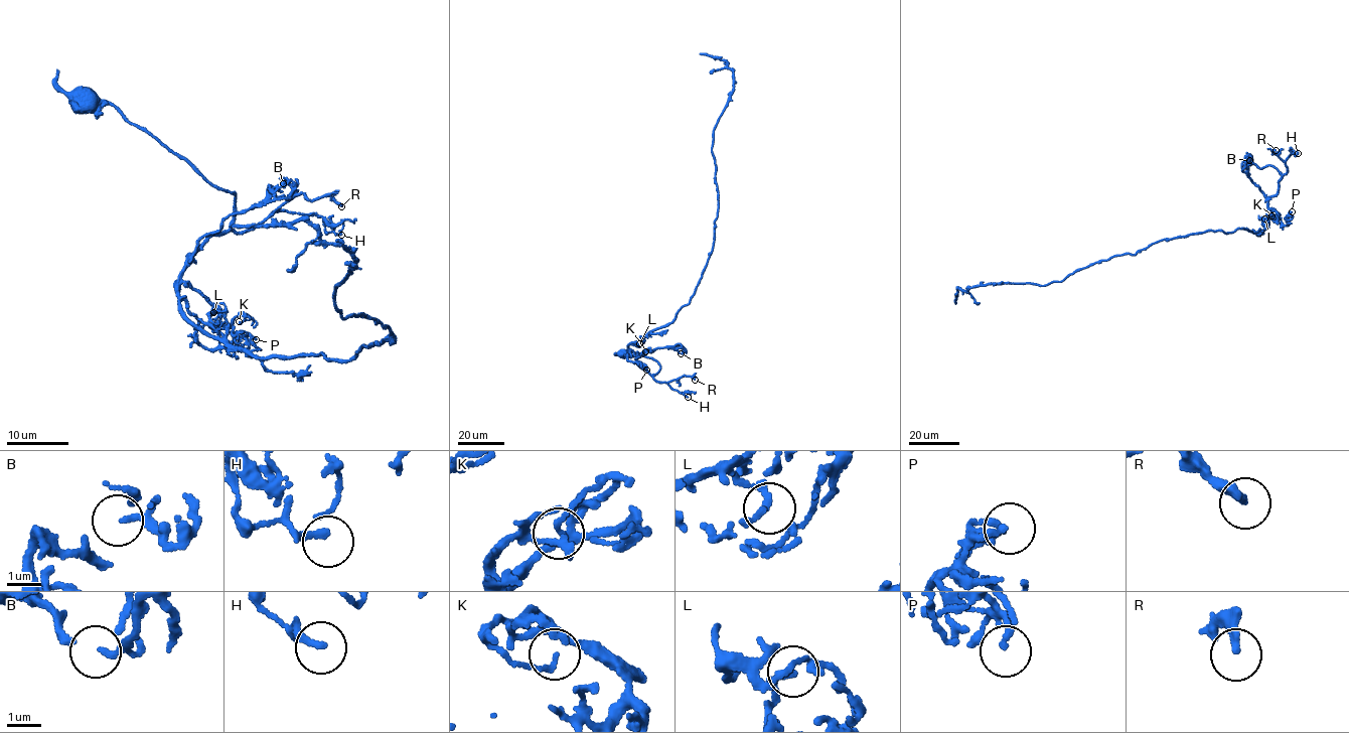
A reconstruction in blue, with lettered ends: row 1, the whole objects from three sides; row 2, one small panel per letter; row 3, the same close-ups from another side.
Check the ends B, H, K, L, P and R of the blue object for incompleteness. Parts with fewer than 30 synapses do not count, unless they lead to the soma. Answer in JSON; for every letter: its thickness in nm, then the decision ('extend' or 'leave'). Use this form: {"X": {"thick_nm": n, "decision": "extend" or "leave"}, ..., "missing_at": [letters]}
{"B": {"thick_nm": 90, "decision": "leave"}, "H": {"thick_nm": 200, "decision": "leave"}, "K": {"thick_nm": 130, "decision": "leave"}, "L": {"thick_nm": 200, "decision": "leave"}, "P": {"thick_nm": 180, "decision": "leave"}, "R": {"thick_nm": 240, "decision": "leave"}, "missing_at": []}

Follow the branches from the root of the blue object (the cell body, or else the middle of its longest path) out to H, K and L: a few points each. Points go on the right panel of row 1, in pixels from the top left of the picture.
H: (1249, 159), (1250, 156), (1260, 168), (1272, 165), (1284, 174), (1291, 151), (1298, 153)
K: (1249, 159), (1282, 175), (1268, 200), (1279, 215), (1271, 215)
L: (1249, 159), (1250, 156), (1260, 168), (1272, 165), (1282, 176), (1277, 193), (1268, 200), (1265, 228), (1264, 218)

